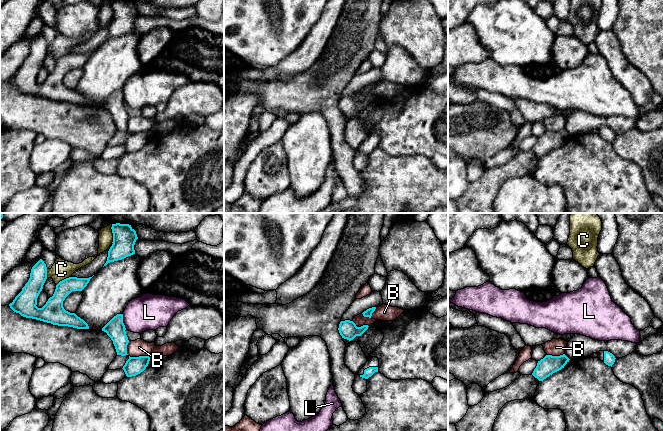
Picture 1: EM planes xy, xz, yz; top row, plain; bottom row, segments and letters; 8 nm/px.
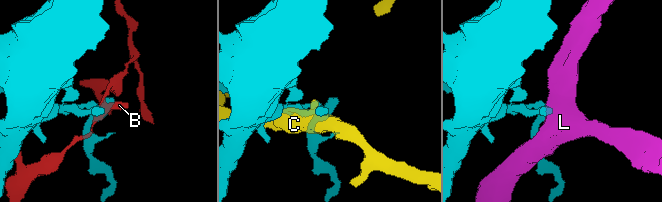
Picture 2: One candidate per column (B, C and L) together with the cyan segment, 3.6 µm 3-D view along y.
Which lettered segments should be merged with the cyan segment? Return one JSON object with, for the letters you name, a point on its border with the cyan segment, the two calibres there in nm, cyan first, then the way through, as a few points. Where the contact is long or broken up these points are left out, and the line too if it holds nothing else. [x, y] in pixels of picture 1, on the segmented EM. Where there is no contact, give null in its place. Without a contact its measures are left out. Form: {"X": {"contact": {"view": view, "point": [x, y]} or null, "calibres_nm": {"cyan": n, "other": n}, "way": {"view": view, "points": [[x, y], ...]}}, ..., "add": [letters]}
{"add": []}

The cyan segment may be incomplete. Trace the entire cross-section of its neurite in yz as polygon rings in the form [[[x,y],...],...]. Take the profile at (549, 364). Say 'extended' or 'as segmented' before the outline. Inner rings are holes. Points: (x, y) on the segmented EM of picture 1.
as segmented; [[[565,354],[560,356],[546,355],[543,359],[538,361],[532,375],[539,381],[543,381],[553,373],[564,368],[569,360]]]

